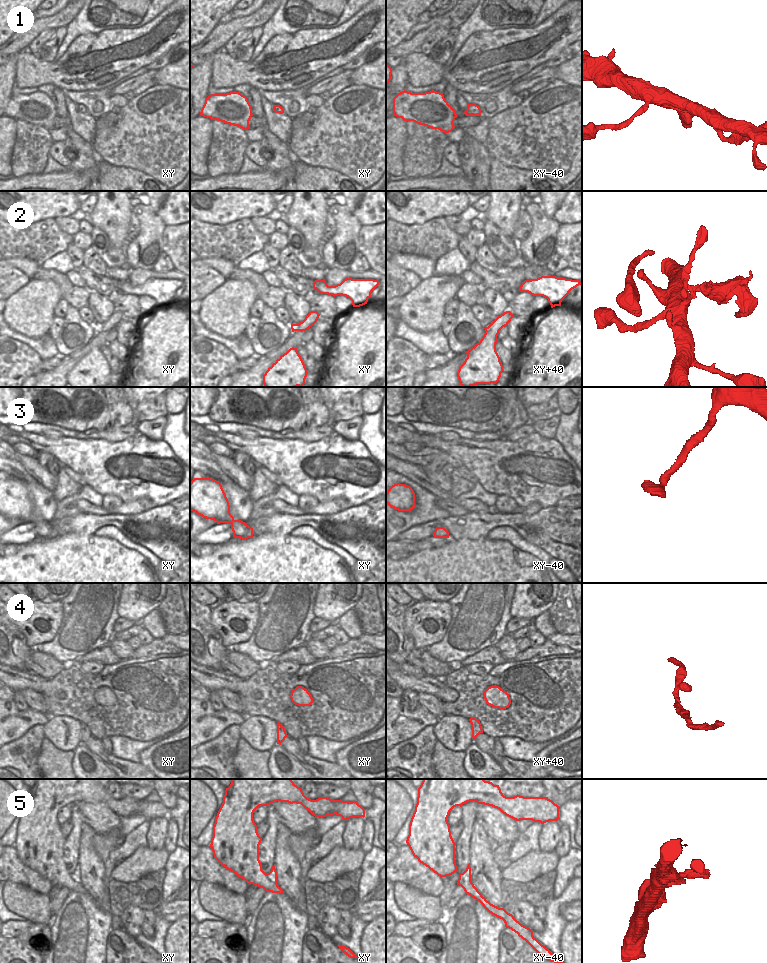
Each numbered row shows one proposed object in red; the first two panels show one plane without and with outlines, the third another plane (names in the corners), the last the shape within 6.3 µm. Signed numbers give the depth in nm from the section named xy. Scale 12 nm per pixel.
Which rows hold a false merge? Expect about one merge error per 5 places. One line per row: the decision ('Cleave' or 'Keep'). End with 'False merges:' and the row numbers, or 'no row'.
1: Keep
2: Cleave
3: Keep
4: Keep
5: Keep
False merges: 2

